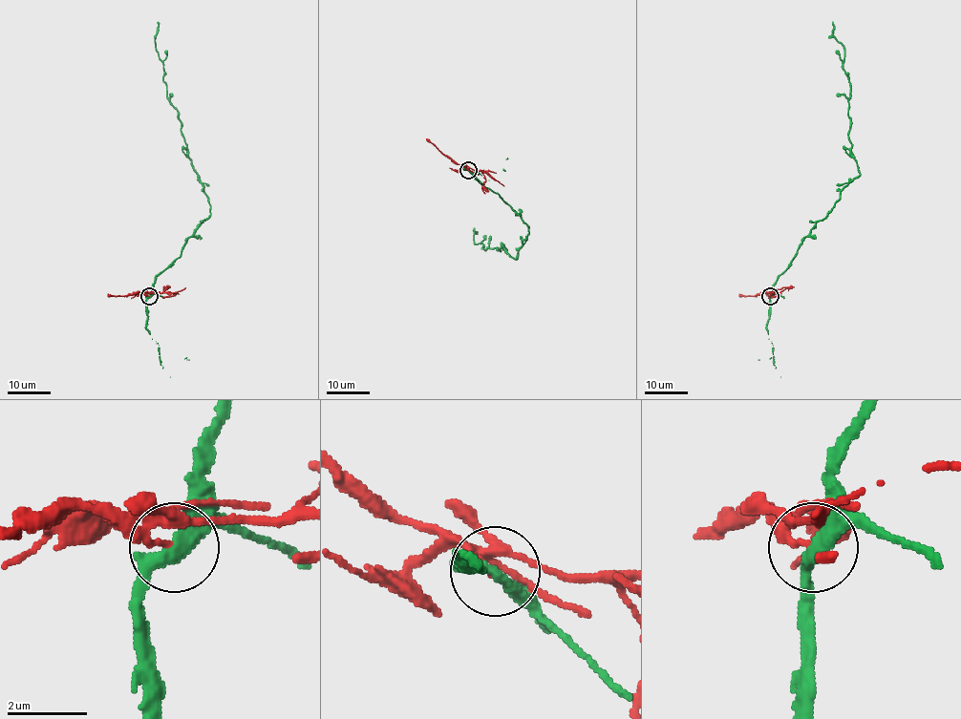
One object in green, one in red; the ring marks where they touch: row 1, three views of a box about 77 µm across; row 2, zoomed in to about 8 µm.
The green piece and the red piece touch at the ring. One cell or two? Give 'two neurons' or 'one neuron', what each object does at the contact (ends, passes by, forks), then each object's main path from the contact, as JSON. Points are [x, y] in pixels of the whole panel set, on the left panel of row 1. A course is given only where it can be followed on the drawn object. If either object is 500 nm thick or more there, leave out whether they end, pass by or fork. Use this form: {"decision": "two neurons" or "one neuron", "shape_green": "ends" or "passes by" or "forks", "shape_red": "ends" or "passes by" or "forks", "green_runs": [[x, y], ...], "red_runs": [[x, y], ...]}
{"decision": "two neurons", "shape_green": "passes by", "shape_red": "ends", "green_runs": [[150, 296], [155, 278], [210, 215], [178, 110], [167, 96], [163, 63], [156, 48], [158, 22]], "red_runs": [[150, 296], [142, 292], [108, 294]]}

